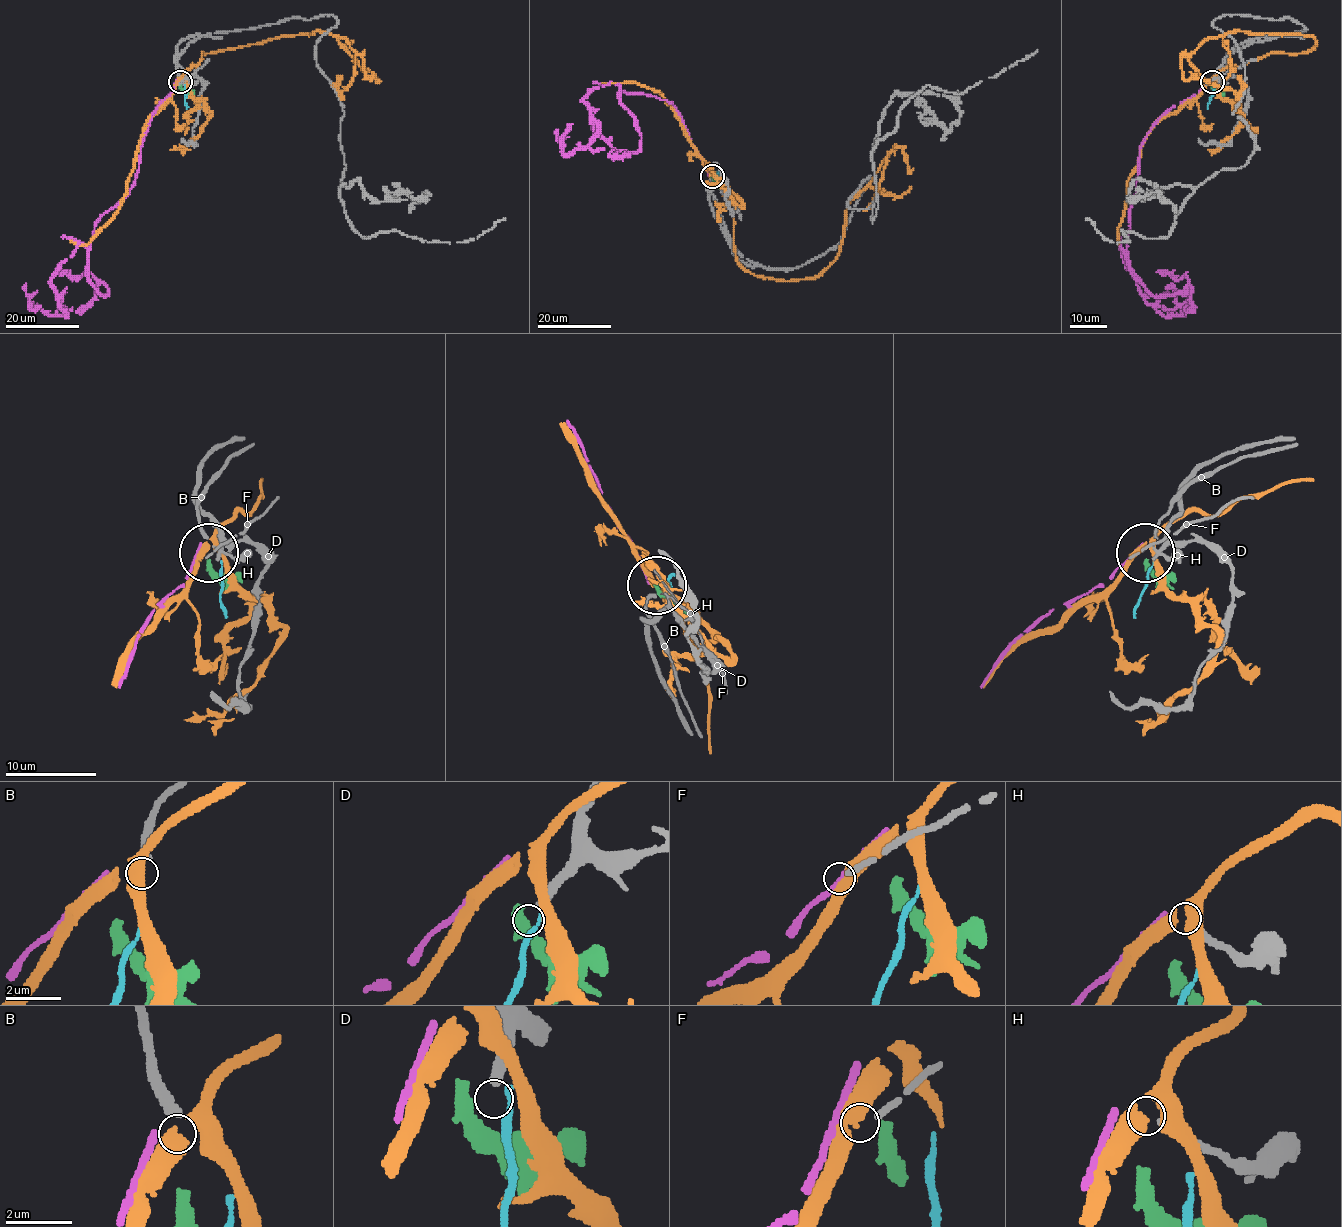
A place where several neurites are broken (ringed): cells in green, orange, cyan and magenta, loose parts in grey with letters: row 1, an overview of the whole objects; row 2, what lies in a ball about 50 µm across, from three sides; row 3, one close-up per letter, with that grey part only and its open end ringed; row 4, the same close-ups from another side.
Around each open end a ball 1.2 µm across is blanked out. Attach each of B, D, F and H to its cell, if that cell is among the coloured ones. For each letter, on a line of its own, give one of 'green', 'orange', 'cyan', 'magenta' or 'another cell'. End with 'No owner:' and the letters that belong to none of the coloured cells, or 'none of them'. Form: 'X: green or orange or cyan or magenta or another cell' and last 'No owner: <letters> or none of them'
B: another cell
D: another cell
F: another cell
H: another cell
No owner: B, D, F, H

